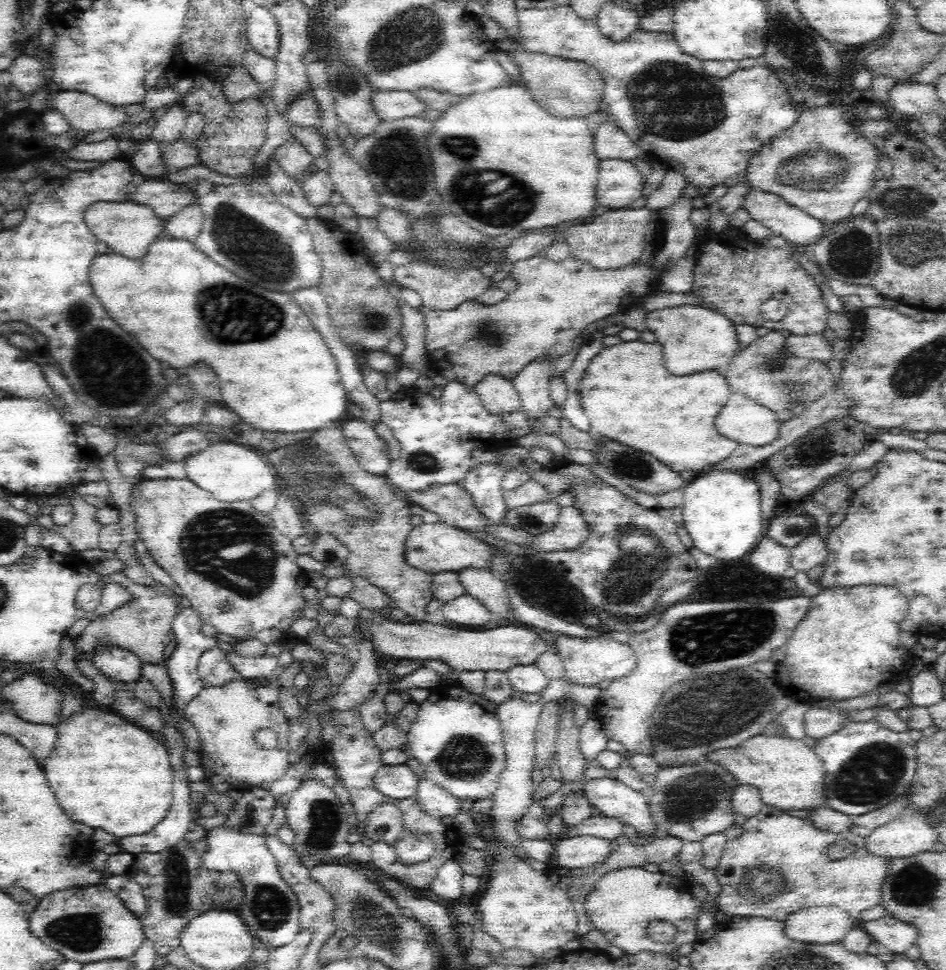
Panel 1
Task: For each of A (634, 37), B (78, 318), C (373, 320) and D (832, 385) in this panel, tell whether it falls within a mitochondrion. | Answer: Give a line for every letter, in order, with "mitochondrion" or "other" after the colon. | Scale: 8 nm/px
A: other
B: mitochondrion
C: mitochondrion
D: other

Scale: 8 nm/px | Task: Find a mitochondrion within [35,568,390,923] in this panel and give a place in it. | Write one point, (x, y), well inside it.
(175, 897)

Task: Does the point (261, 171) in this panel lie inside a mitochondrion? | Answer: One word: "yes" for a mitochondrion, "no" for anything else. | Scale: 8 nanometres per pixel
no

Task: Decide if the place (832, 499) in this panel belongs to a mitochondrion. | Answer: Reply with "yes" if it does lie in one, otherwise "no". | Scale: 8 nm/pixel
yes

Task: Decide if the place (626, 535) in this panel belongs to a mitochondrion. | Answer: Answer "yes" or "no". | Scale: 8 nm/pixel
yes

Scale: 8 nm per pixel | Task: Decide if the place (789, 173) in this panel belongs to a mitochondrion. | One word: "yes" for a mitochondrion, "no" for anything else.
yes

